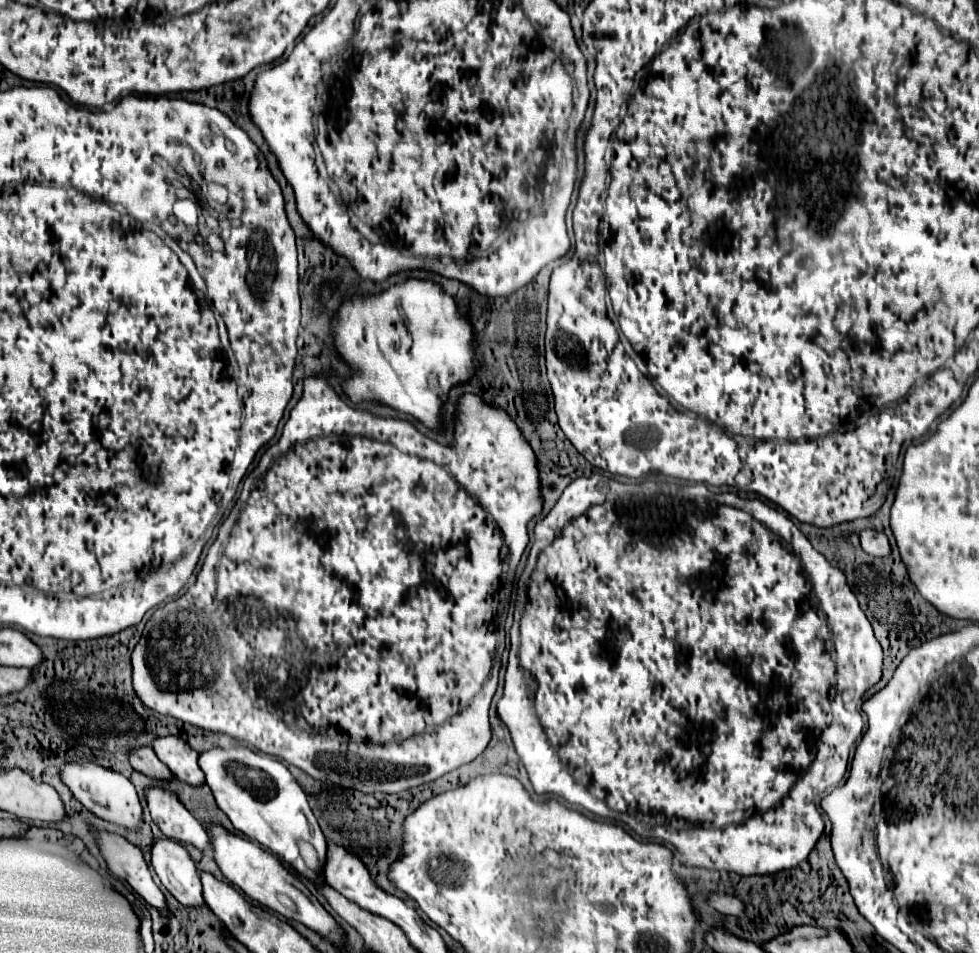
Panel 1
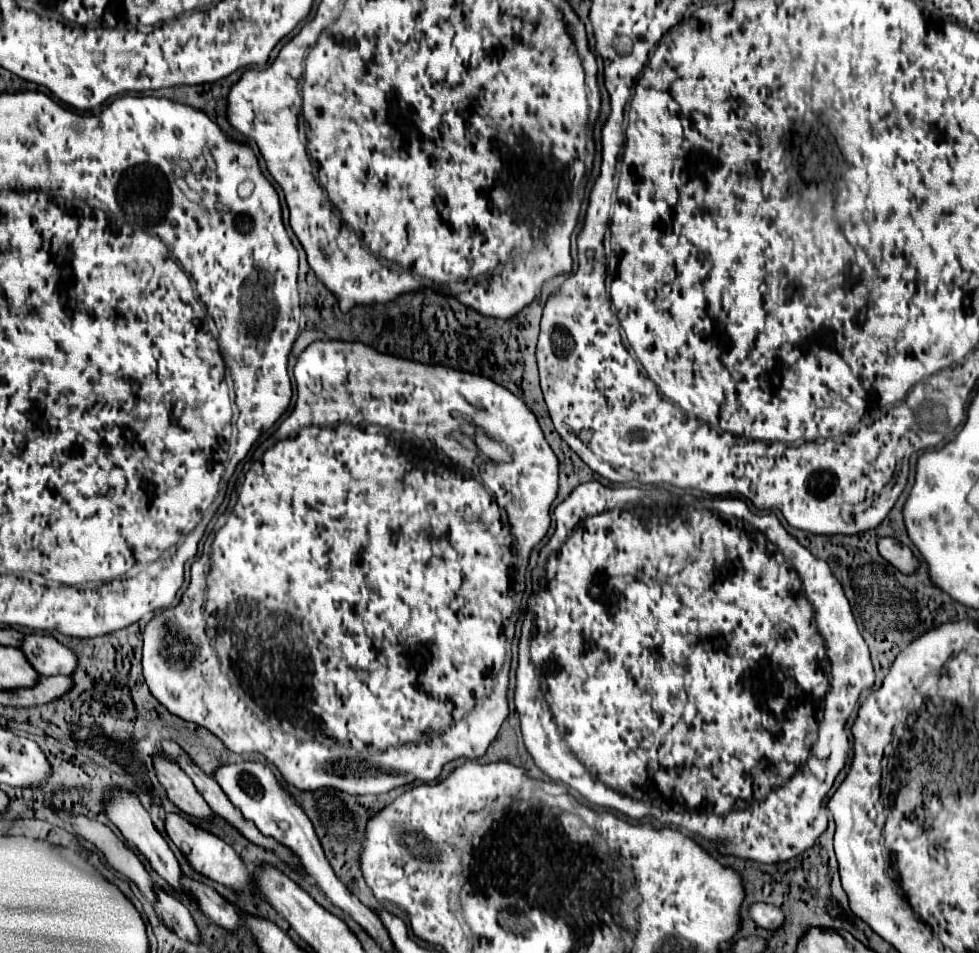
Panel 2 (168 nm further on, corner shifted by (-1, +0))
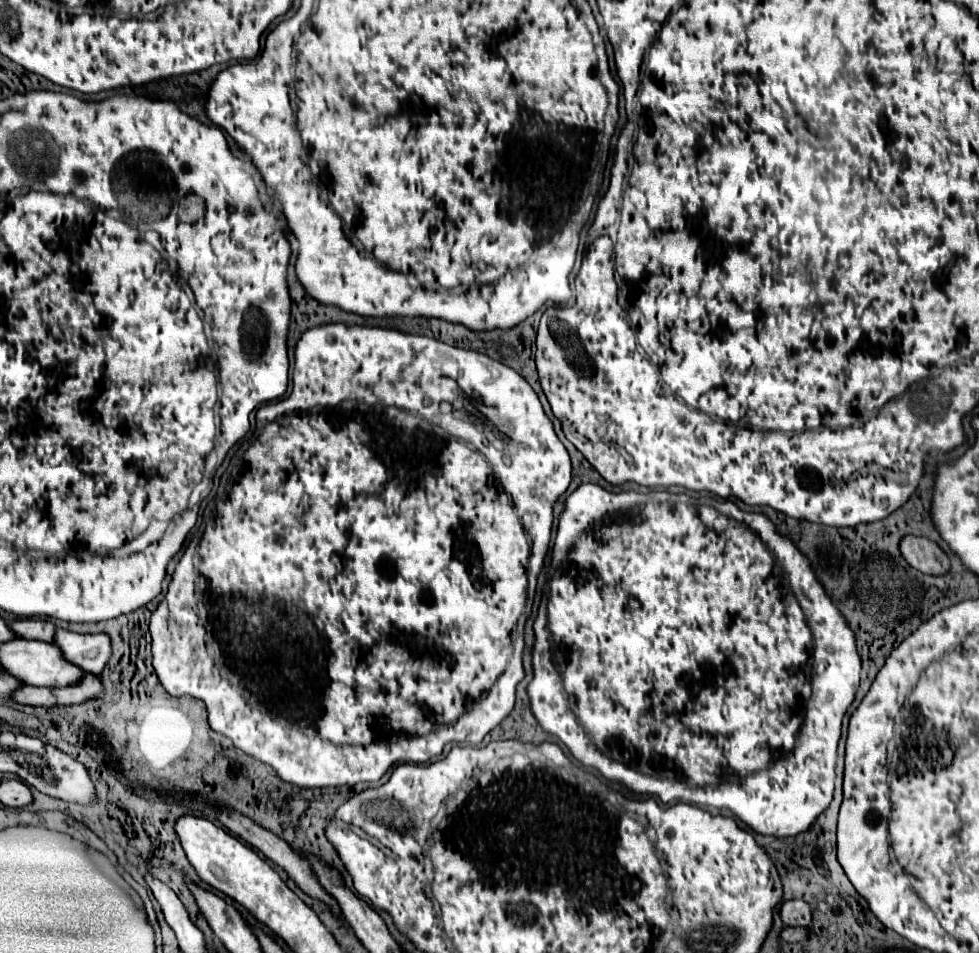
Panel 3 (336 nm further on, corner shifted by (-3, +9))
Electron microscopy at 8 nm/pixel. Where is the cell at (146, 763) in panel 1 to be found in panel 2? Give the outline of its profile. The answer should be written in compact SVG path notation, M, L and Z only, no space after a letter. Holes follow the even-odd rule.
M158 759L154 763L156 775L160 783L164 785L168 799L186 815L198 817L198 819L214 819L216 813L210 809L210 805L204 801L204 797L194 787L192 779L172 761Z

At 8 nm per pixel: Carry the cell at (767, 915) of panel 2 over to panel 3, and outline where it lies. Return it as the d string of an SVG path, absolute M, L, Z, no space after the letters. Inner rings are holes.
M804 900L782 902L778 914L786 926L810 926L810 906Z

